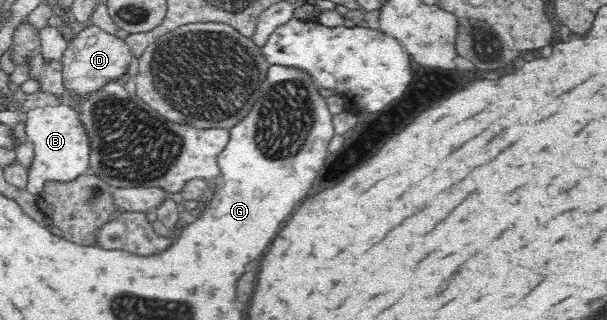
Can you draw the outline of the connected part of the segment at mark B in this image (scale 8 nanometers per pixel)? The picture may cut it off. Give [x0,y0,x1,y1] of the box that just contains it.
[24,104,93,195]

